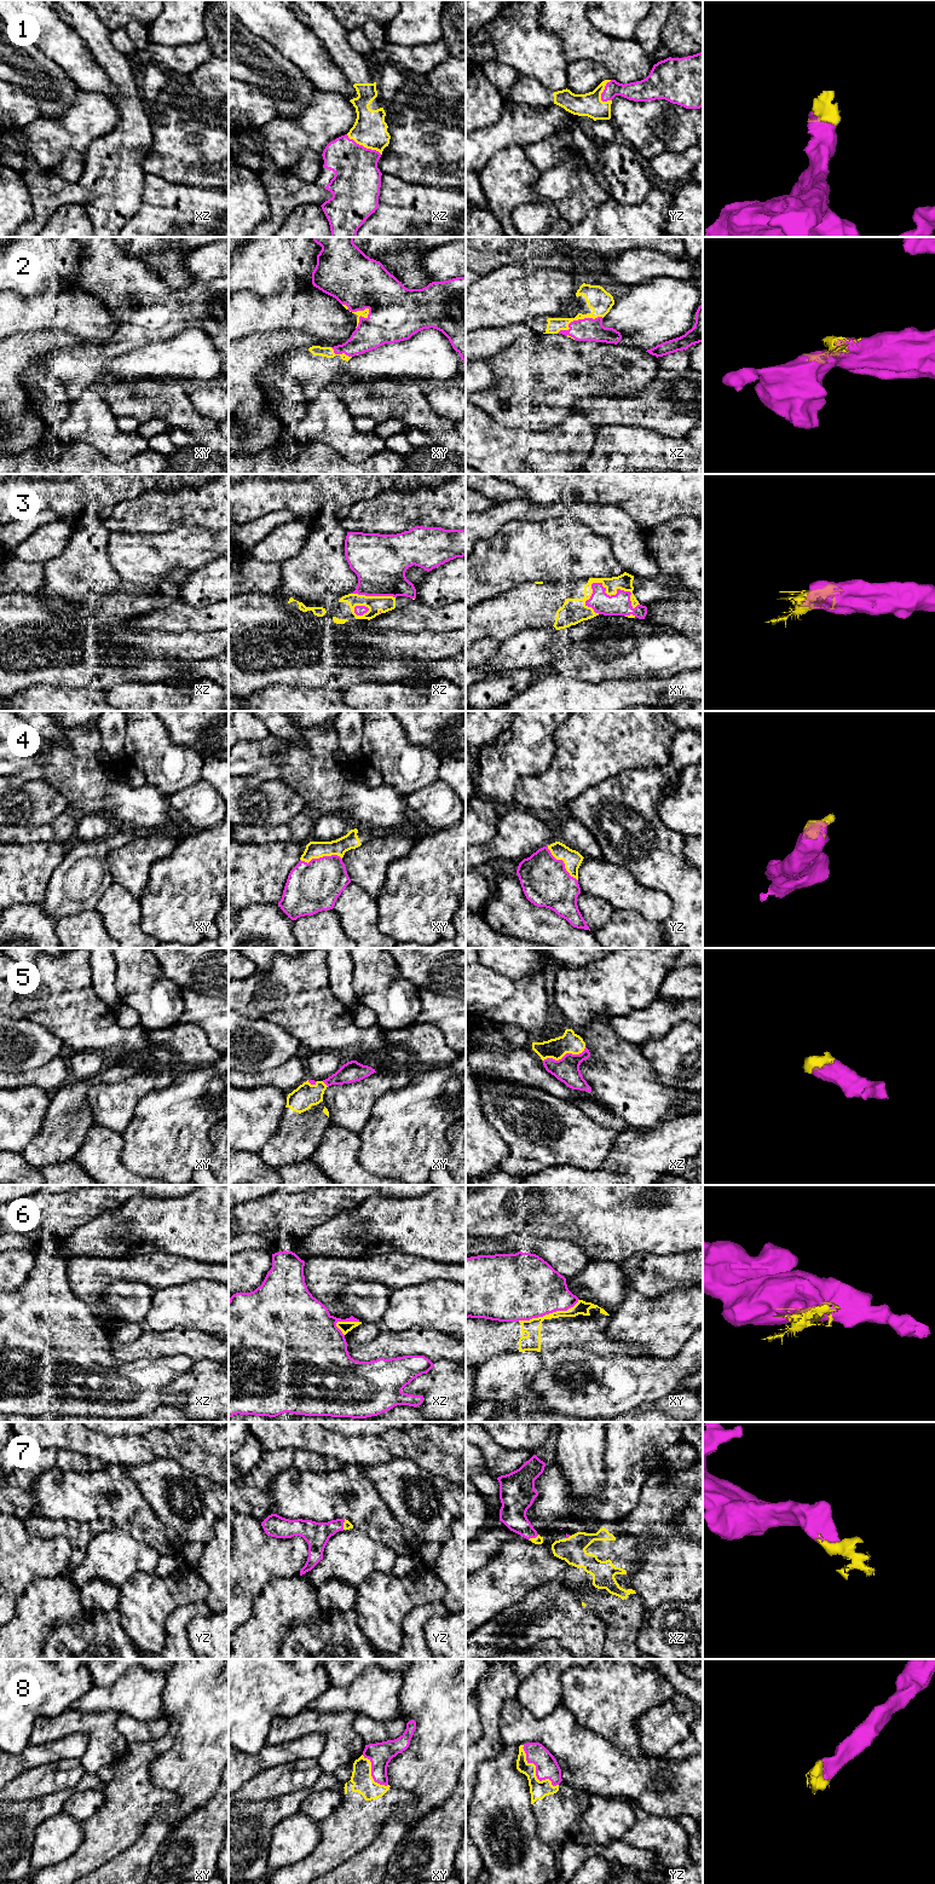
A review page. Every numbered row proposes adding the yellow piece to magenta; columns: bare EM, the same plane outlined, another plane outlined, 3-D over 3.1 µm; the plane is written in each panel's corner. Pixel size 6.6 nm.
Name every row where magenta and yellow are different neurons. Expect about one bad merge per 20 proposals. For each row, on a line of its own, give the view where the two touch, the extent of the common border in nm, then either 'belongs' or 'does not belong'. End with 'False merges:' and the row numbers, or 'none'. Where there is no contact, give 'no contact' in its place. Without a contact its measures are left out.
1: xz | 280 nm | belongs
2: xy | 200 nm | belongs
3: xy | 360 nm | belongs
4: xy | 280 nm | belongs
5: xz | 300 nm | belongs
6: xy | 440 nm | does not belong
7: yz | 70 nm | belongs
8: yz | 360 nm | belongs
False merges: 6

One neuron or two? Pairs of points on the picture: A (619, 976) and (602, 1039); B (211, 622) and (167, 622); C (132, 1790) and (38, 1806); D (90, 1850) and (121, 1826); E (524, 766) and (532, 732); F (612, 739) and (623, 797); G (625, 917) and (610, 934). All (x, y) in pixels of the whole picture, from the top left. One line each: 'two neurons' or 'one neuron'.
A: two neurons
B: one neuron
C: two neurons
D: one neuron
E: one neuron
F: two neurons
G: one neuron

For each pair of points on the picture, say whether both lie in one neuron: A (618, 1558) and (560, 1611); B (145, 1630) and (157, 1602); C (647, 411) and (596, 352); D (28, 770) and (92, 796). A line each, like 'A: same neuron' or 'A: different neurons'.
A: different neurons
B: same neuron
C: different neurons
D: same neuron

